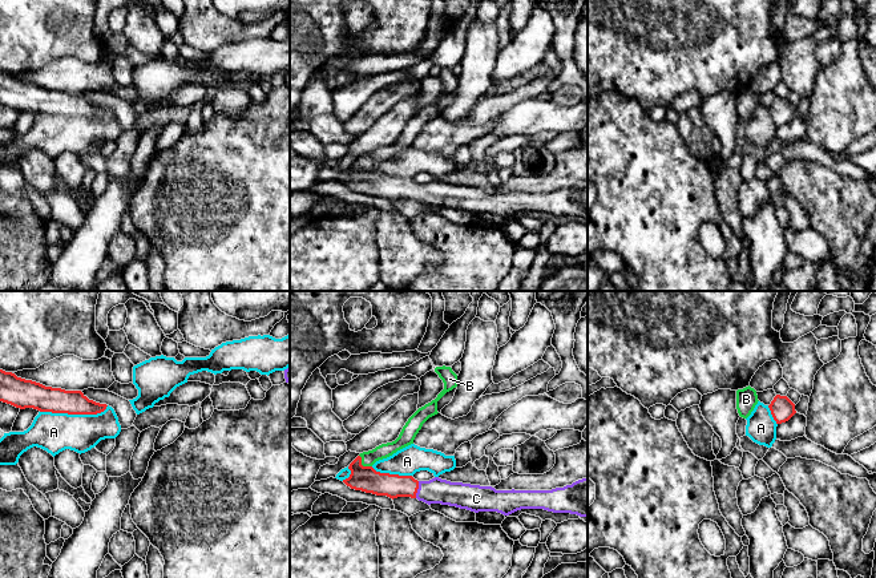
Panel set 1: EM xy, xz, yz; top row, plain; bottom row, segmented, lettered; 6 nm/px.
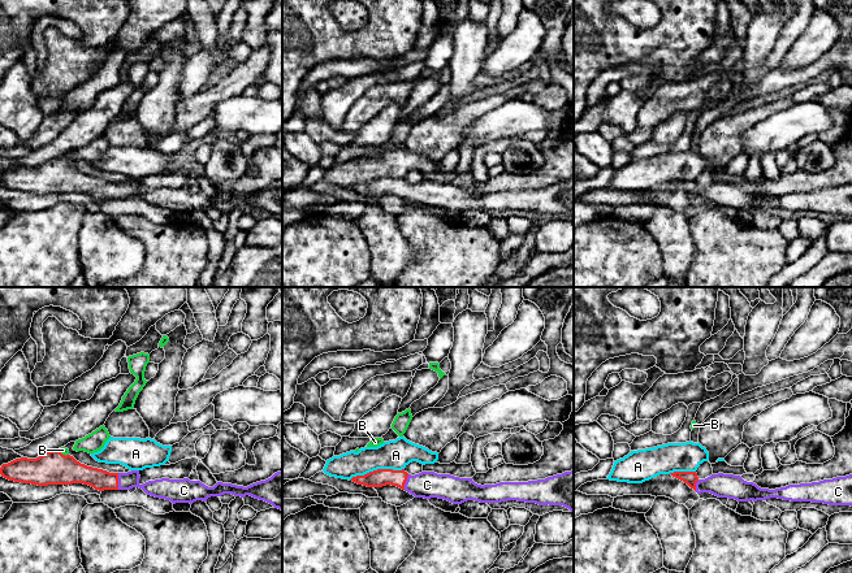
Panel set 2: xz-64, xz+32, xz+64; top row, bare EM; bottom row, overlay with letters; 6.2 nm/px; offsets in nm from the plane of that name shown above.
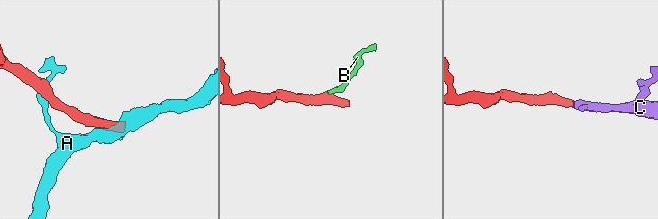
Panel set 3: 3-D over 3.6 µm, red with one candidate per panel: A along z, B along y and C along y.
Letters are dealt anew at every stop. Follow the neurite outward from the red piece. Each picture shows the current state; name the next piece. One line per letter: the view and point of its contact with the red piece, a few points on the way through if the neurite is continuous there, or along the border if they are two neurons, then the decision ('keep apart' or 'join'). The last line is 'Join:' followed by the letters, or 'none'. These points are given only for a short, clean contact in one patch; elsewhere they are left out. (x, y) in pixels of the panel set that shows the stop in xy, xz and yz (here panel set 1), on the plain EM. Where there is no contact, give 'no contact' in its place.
A: contact xy (73, 116); border xy (108, 108), (96, 116), (40, 114); keep apart
B: contact xz (360, 166); way xz (366, 181), (360, 166), (368, 161); join
C: contact xz (418, 190); way xz (382, 186), (418, 190), (436, 193); join
Join: B, C

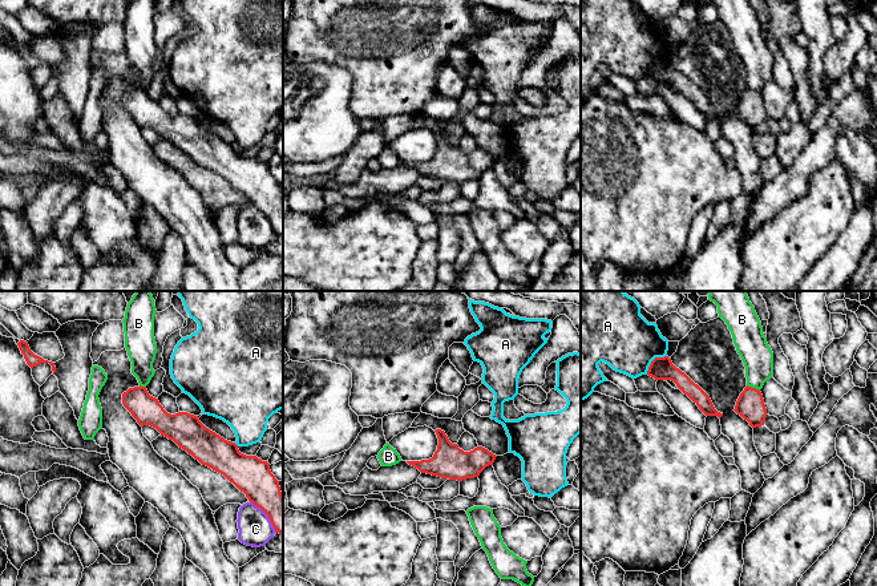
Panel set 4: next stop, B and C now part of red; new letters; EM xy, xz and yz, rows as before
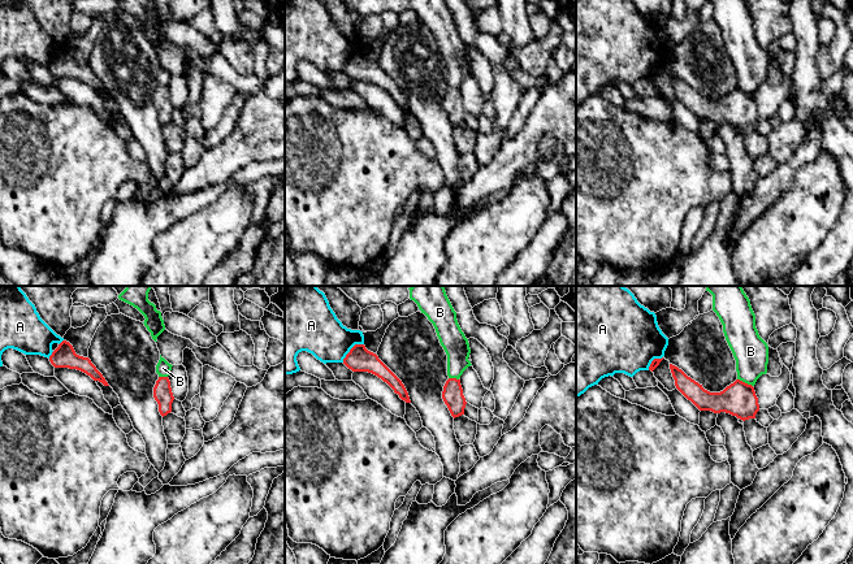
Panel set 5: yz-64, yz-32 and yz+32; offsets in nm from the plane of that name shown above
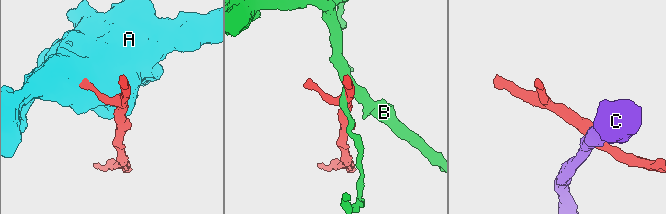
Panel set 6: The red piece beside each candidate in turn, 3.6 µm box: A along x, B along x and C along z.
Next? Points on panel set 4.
A: contact yz (653, 63); border yz (666, 57), (657, 59), (646, 76); keep apart
B: contact yz (754, 91); border yz (747, 87), (759, 93); keep apart
C: contact xy (267, 217); border xy (250, 203), (267, 218), (277, 234); keep apart
Join: none

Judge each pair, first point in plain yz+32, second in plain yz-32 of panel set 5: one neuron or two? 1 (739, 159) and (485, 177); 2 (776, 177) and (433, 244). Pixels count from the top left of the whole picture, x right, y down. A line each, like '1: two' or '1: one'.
1: two
2: two

